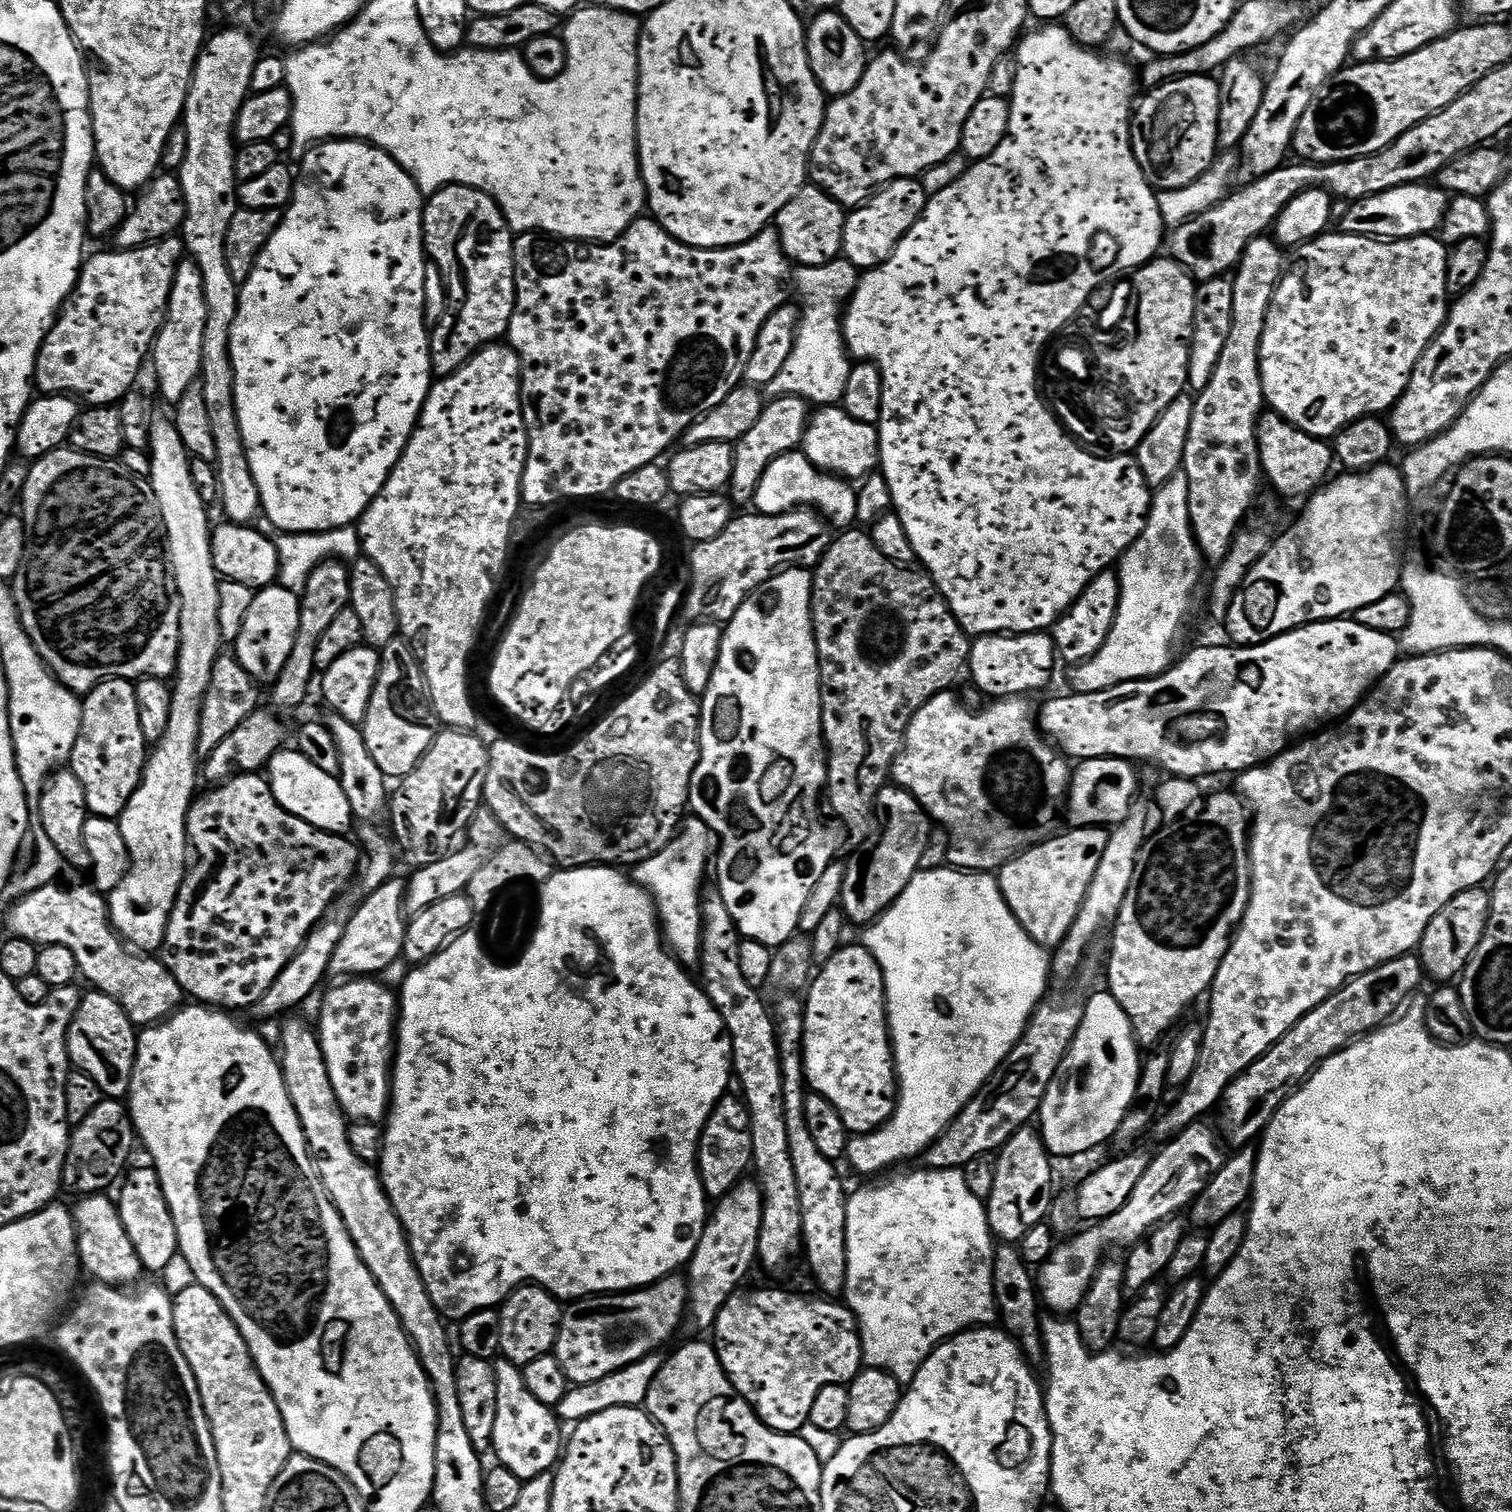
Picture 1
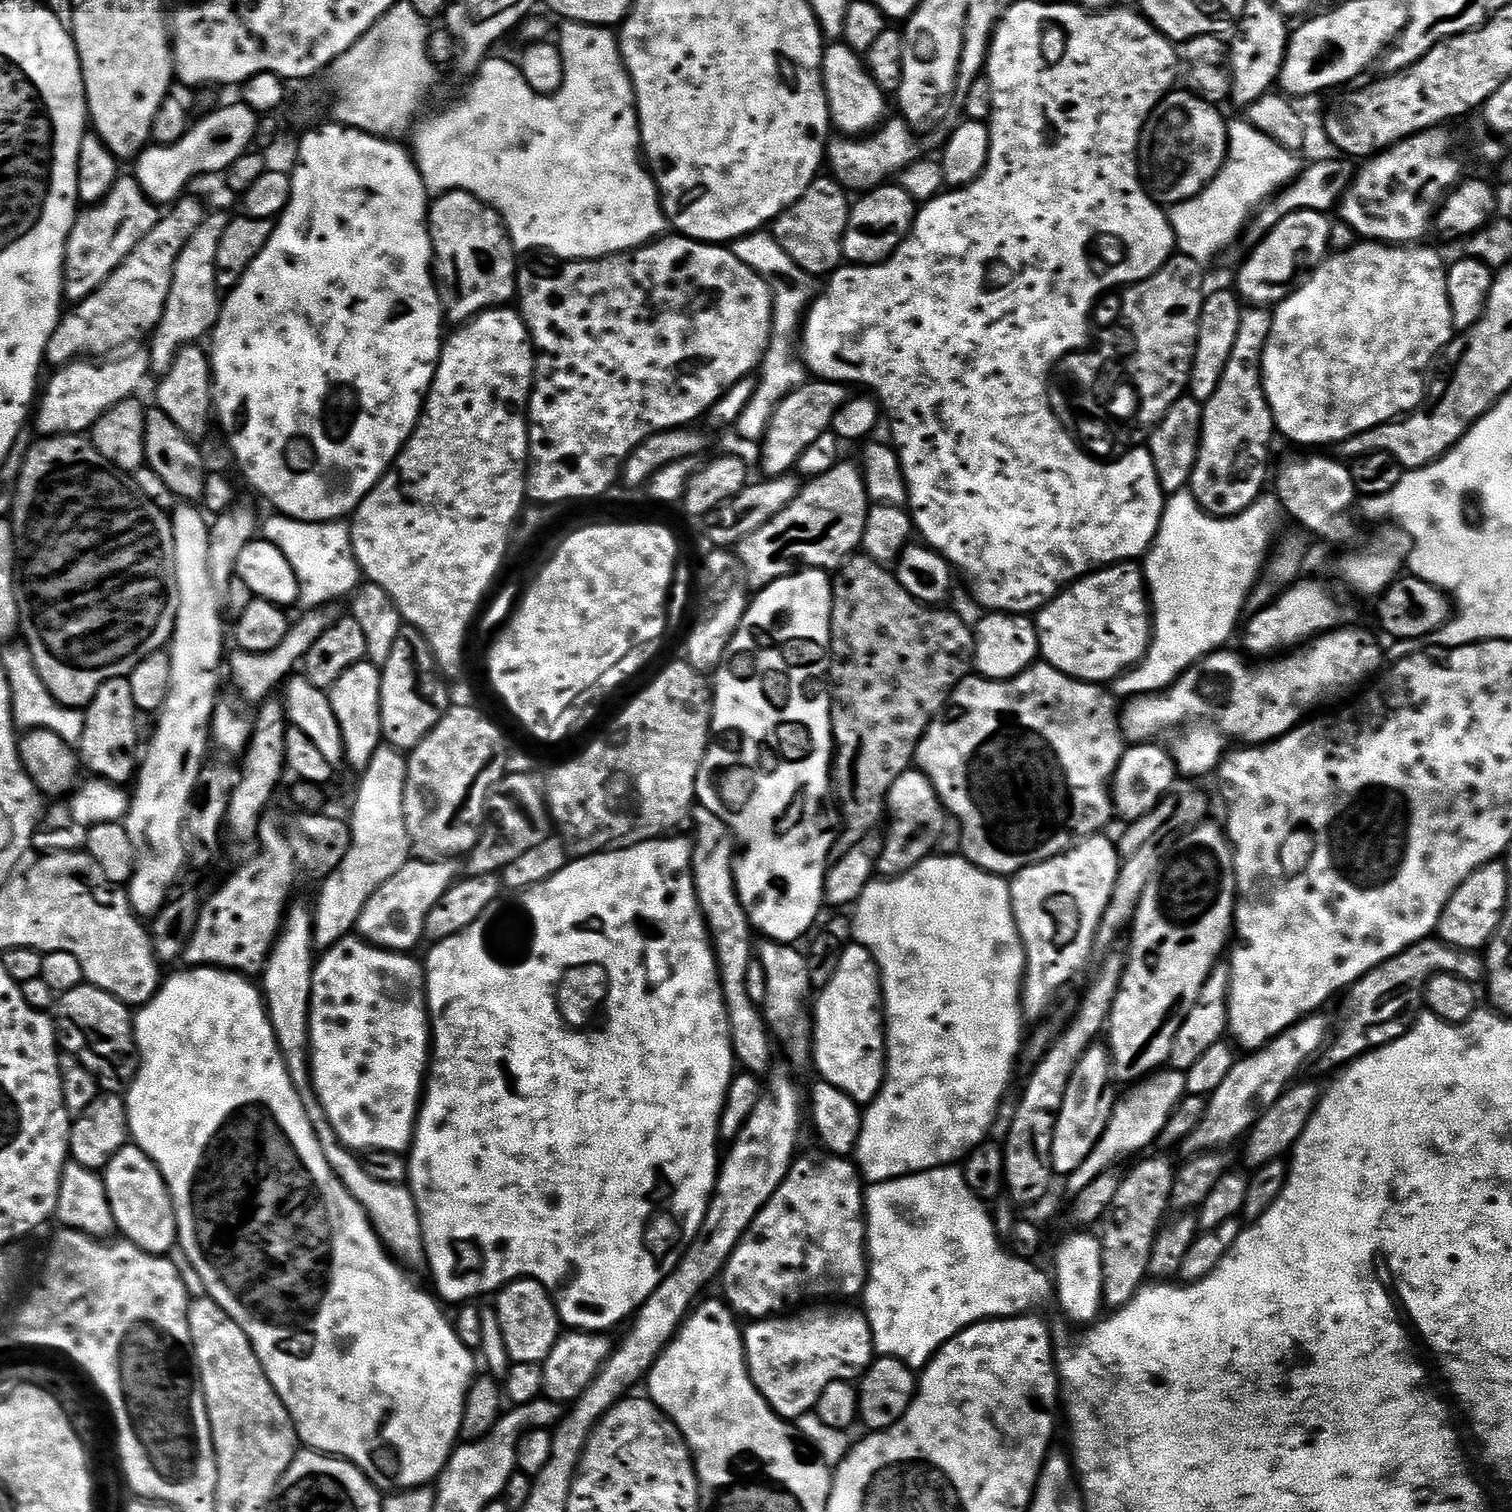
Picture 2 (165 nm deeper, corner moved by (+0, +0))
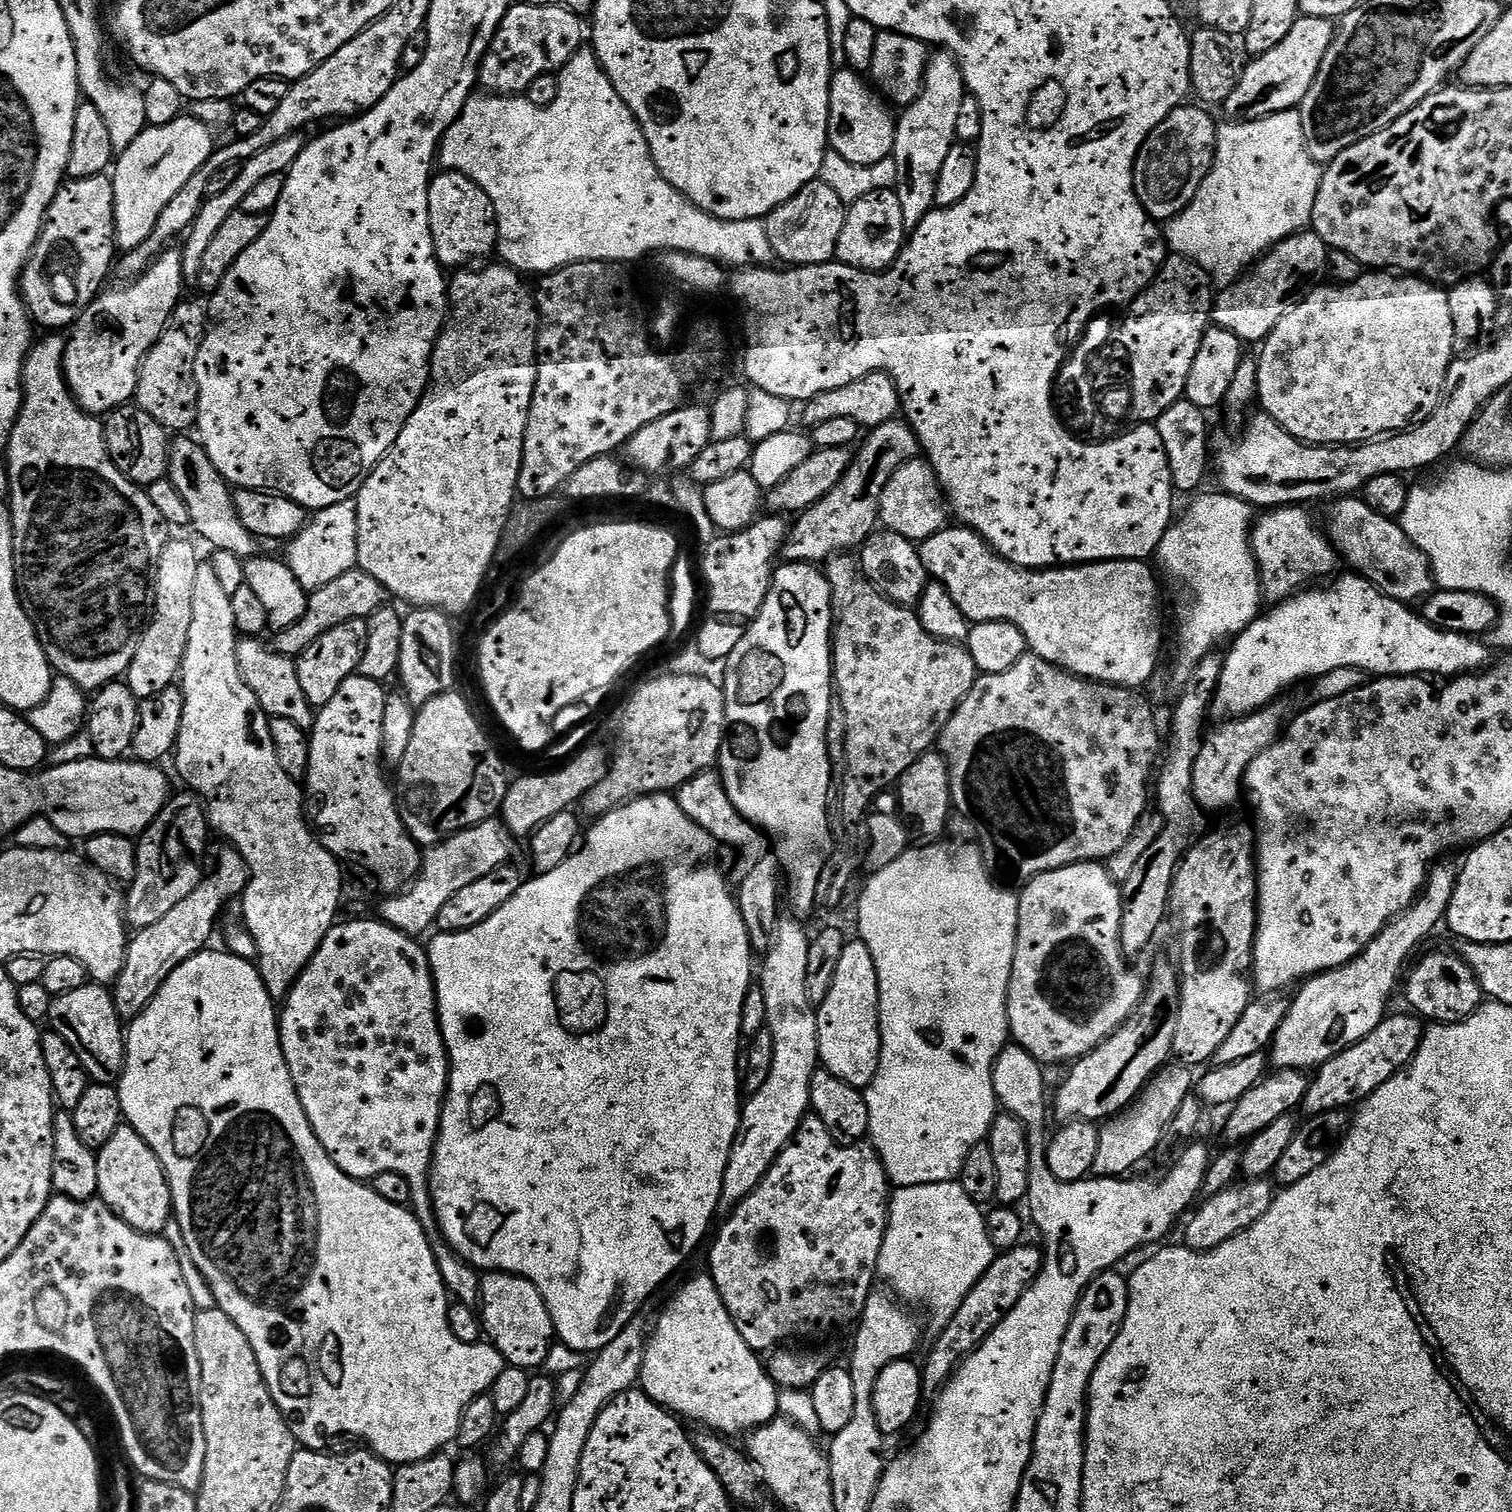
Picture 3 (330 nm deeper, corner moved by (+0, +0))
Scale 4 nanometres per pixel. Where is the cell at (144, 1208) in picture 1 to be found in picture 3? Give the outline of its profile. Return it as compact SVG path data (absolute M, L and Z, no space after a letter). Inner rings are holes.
M121 1126L106 1143L99 1145L96 1161L98 1196L104 1205L134 1230L145 1232L147 1236L163 1233L174 1213L168 1175L164 1173L156 1151L133 1128Z

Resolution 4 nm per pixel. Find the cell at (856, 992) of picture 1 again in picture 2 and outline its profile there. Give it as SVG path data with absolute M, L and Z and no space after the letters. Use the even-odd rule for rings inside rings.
M853 942L842 954L838 970L834 970L828 985L819 989L814 1000L814 1068L820 1071L819 1079L823 1083L838 1086L838 1090L850 1094L856 1104L867 1106L884 1084L885 1063L880 967L870 950Z

